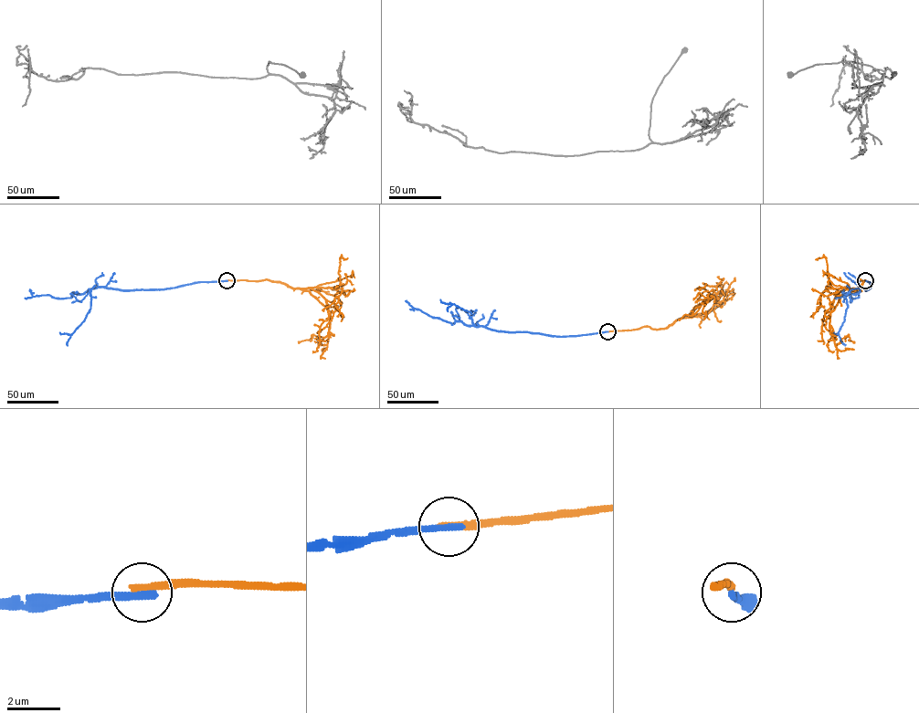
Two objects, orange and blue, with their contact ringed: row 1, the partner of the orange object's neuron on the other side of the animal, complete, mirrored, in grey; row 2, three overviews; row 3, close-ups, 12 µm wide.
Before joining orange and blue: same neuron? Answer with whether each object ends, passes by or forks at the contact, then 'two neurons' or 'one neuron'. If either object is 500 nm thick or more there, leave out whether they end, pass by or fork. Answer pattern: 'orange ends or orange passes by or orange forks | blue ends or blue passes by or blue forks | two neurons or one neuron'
orange ends | blue ends | two neurons

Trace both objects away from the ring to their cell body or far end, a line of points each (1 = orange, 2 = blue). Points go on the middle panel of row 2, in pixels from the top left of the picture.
1: (607, 331), (645, 326), (666, 328), (691, 313), (710, 295), (694, 314), (684, 314), (679, 319)
2: (607, 331), (563, 336), (495, 330), (466, 325), (461, 321), (452, 324), (413, 308), (405, 300)

